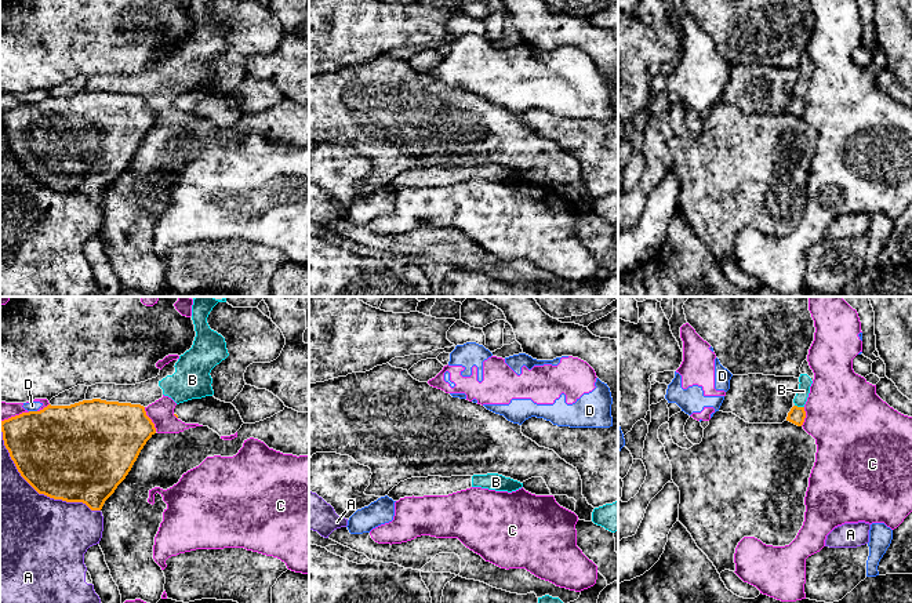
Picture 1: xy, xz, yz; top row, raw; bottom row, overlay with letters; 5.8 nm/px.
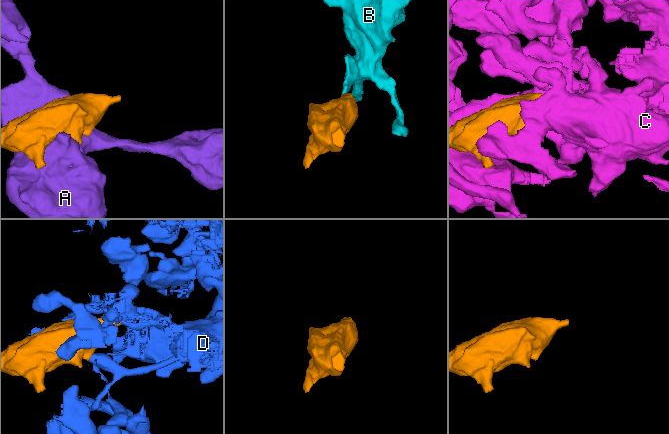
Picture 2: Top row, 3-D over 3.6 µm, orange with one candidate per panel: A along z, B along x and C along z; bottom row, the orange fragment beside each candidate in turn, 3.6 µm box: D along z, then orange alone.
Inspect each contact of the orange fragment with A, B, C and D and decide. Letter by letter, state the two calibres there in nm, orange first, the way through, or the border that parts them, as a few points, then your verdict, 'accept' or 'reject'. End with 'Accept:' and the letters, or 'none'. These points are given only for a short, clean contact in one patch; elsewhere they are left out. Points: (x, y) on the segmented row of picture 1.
A: 500/500 nm | reject
B: 100/70 nm | along yz (795, 404), (803, 407) | reject
C: 400/140 nm | reject
D: 480/60 nm | reject
Accept: none

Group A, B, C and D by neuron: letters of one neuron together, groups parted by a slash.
A / B / C D

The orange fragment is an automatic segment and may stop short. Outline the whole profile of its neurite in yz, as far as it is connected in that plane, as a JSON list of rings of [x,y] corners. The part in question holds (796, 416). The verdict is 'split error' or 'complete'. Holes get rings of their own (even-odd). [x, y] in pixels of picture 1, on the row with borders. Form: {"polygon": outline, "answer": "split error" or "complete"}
{"polygon": [[[793,406],[791,408],[791,411],[788,413],[786,421],[789,421],[797,426],[802,426],[804,422],[804,418],[806,418],[804,407]]], "answer": "complete"}

